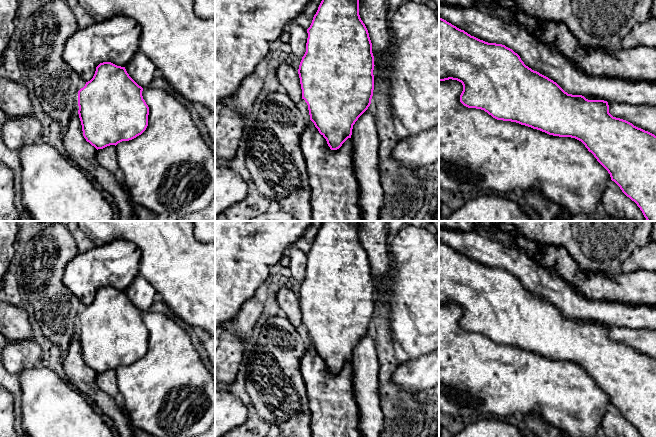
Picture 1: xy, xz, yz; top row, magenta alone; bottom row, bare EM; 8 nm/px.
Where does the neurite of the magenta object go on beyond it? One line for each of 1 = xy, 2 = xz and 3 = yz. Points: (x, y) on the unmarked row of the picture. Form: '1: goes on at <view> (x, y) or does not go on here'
1: does not go on here
2: does not go on here
3: does not go on here

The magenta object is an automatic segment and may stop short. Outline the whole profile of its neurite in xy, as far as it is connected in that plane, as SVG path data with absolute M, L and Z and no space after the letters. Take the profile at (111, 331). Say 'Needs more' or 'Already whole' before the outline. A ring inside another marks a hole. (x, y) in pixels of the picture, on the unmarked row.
Already whole. M100 287L93 302L78 315L78 338L86 365L98 374L141 359L149 339L142 315L125 291Z

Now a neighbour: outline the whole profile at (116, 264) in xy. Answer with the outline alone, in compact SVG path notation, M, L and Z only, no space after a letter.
M117 239L78 253L67 265L63 283L81 303L90 305L96 291L111 286L126 291L140 273L142 254L134 243Z

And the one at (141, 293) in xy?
M139 273L125 291L129 300L143 313L149 311L156 290L154 287Z

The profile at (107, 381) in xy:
M110 369L103 373L98 373L96 377L96 384L100 390L109 396L115 399L120 397L115 369Z

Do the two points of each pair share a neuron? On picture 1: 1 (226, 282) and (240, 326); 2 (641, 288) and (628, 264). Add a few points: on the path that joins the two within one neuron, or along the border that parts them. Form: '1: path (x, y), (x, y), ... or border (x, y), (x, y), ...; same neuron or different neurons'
1: border (251, 296), (233, 320); different neurons
2: border (645, 270), (622, 273); different neurons

